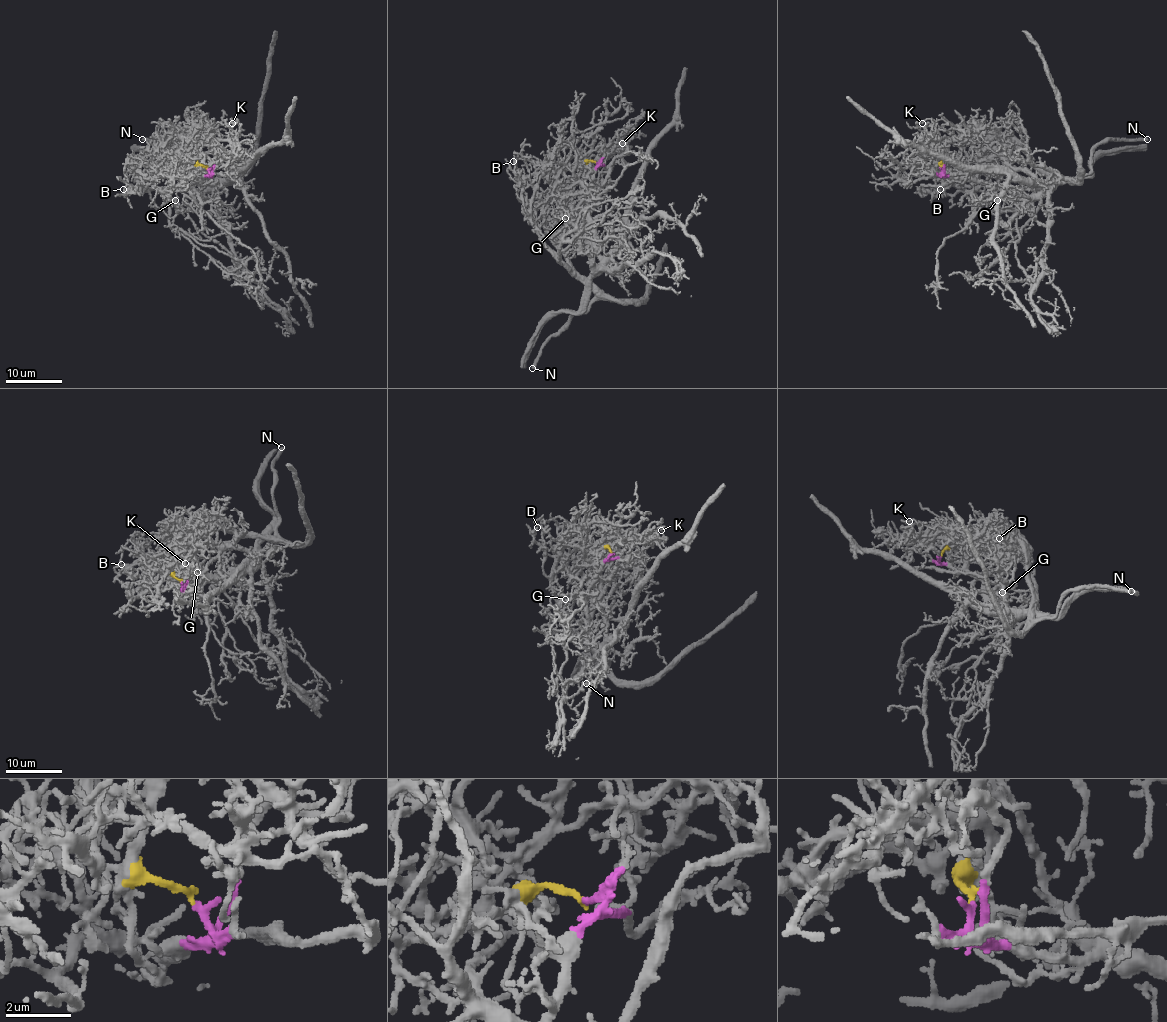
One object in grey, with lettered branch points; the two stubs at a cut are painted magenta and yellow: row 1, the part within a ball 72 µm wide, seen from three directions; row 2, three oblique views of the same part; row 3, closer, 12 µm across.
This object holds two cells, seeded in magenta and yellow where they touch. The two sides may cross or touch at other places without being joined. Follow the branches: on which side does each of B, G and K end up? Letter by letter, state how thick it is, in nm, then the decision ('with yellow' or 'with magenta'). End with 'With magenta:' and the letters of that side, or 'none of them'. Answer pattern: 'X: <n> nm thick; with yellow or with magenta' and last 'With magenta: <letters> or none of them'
B: 100 nm thick; with yellow
G: 130 nm thick; with magenta
K: 130 nm thick; with yellow
With magenta: G

